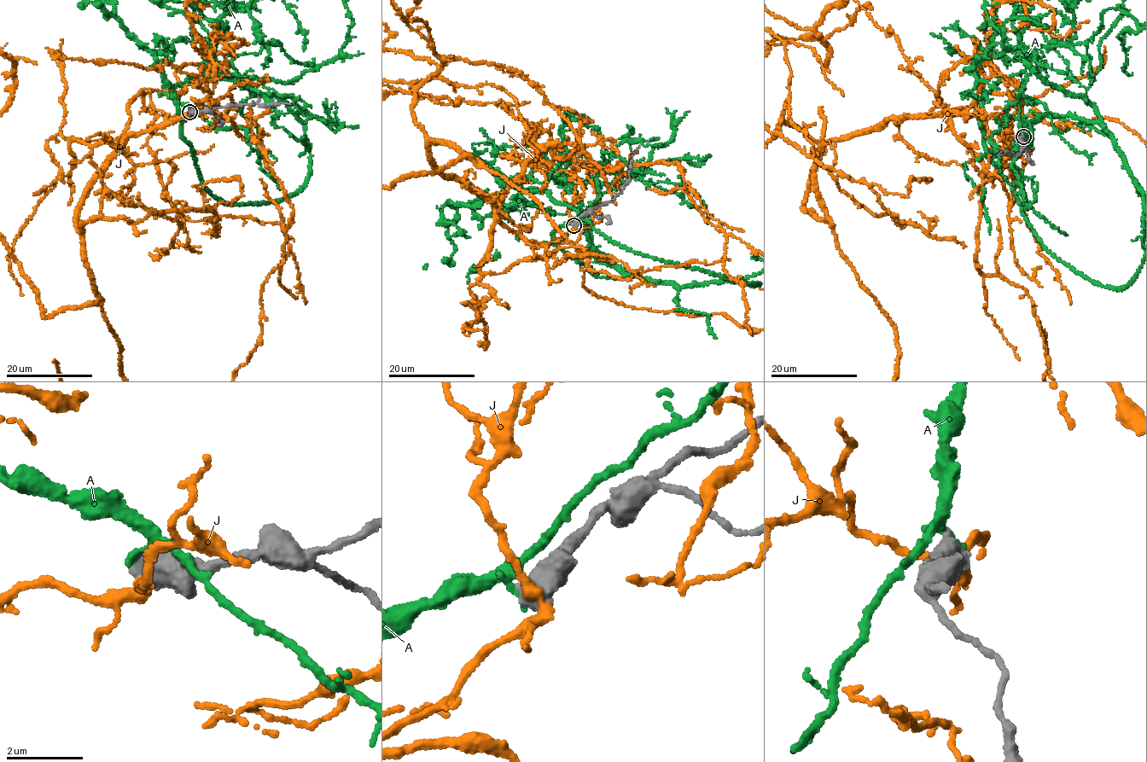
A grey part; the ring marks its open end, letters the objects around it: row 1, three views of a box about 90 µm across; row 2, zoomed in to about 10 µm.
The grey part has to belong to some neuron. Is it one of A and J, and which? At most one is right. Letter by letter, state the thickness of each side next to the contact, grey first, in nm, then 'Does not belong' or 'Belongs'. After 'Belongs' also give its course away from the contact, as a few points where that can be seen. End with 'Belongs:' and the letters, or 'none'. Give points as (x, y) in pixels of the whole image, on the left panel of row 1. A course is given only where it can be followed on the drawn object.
A: Thickness 600 nm (grey) against 150 nm. Does not belong
J: Thickness 700 nm (grey) against 280 nm. Does not belong
Belongs: none

